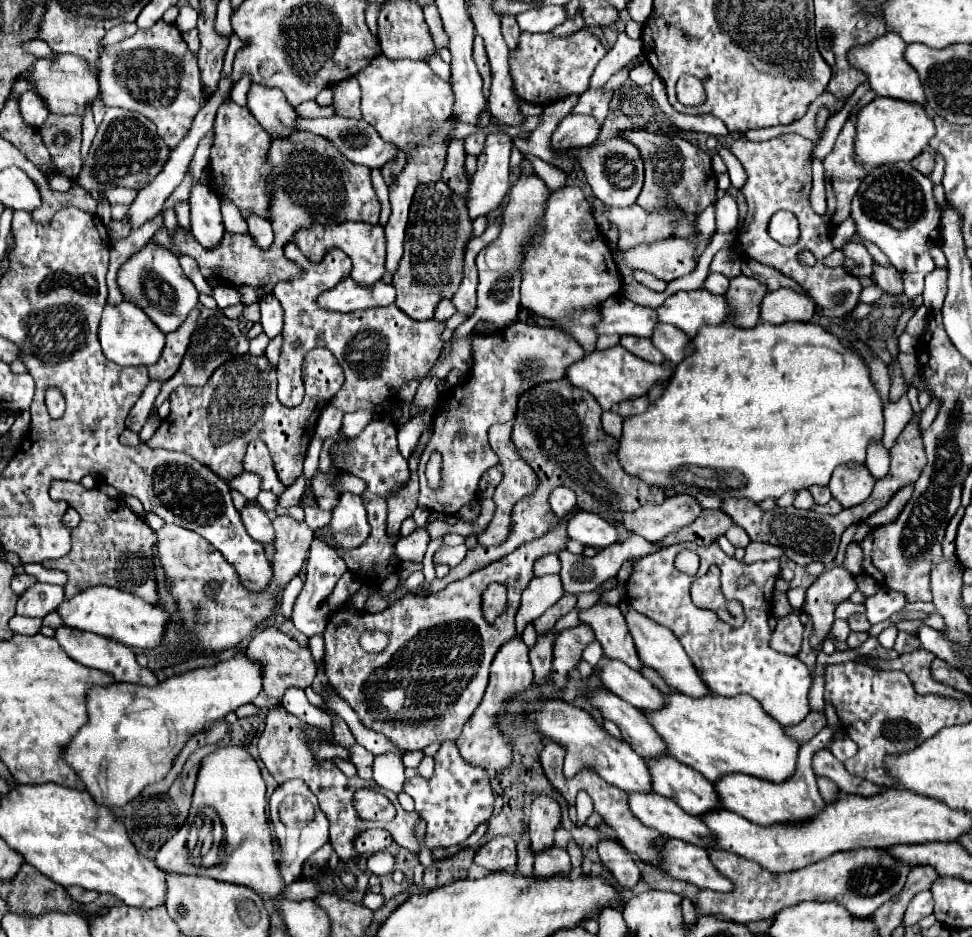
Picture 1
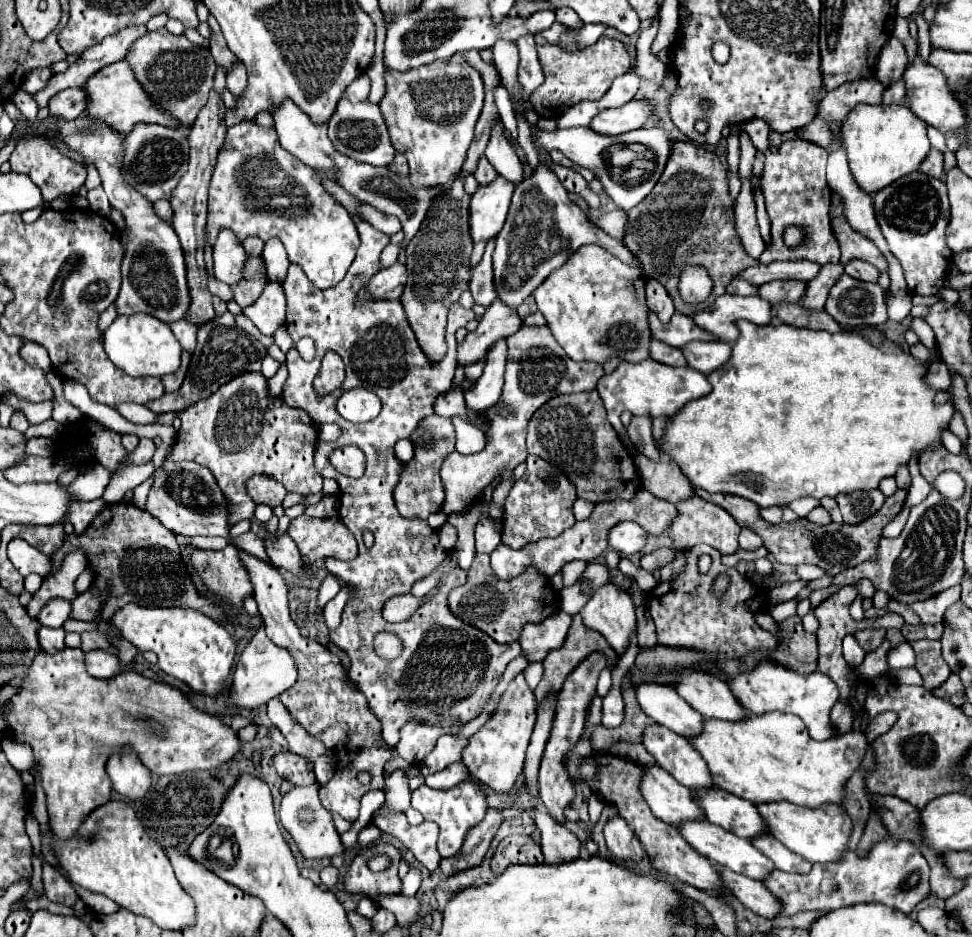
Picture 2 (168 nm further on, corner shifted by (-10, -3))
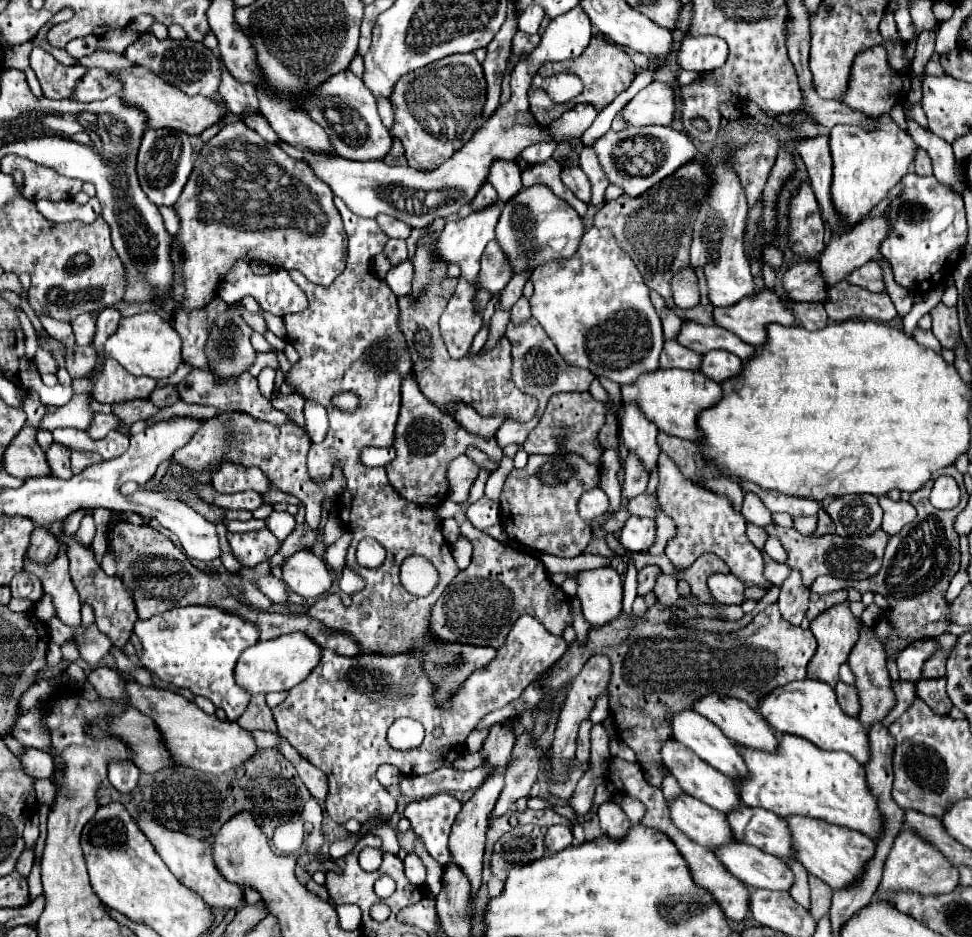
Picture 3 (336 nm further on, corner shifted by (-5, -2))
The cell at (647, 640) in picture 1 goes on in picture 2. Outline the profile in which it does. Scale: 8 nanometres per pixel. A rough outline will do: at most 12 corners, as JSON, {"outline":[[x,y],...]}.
{"outline":[[688,672],[674,690],[704,718],[740,722],[728,684]]}

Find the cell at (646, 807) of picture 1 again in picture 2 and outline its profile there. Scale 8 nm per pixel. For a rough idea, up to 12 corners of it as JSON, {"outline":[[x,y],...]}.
{"outline":[[708,820],[678,828],[702,856],[764,880],[776,868],[750,840]]}

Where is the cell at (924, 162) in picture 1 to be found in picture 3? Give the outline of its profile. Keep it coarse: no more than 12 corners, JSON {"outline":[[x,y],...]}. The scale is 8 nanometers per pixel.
{"outline":[[925,149],[917,151],[913,171],[933,175],[929,155]]}

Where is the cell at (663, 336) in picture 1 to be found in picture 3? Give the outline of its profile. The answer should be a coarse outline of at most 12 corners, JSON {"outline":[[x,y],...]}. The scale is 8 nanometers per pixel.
{"outline":[[723,349],[703,355],[701,373],[721,383],[741,371],[741,359]]}

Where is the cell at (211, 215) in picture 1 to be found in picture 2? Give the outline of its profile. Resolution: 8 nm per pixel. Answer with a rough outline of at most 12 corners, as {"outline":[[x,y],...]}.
{"outline":[[230,230],[214,244],[214,274],[226,284],[242,280],[248,254]]}

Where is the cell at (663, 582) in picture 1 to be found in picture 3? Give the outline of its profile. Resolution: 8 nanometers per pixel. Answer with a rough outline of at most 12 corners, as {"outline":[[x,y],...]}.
{"outline":[[817,679],[777,687],[759,713],[777,733],[869,761],[869,737]]}

